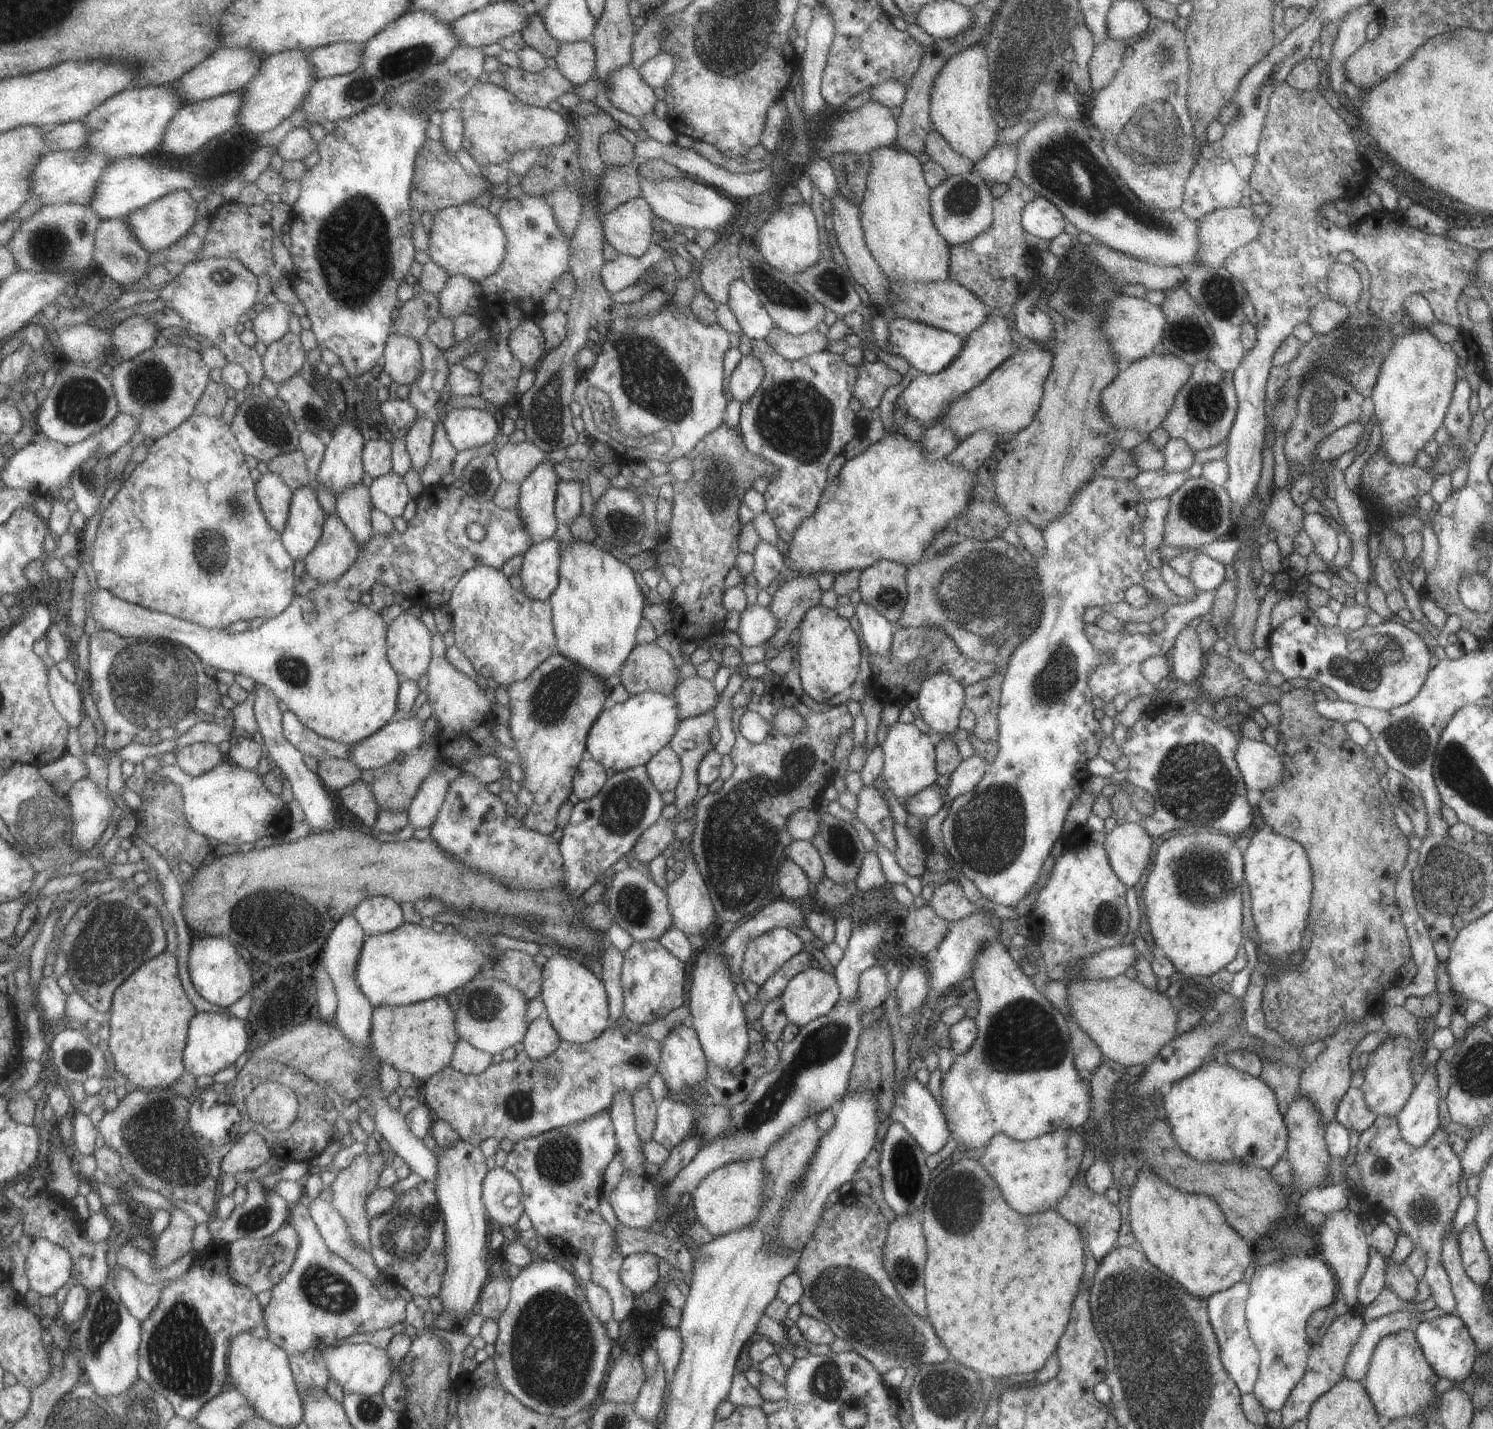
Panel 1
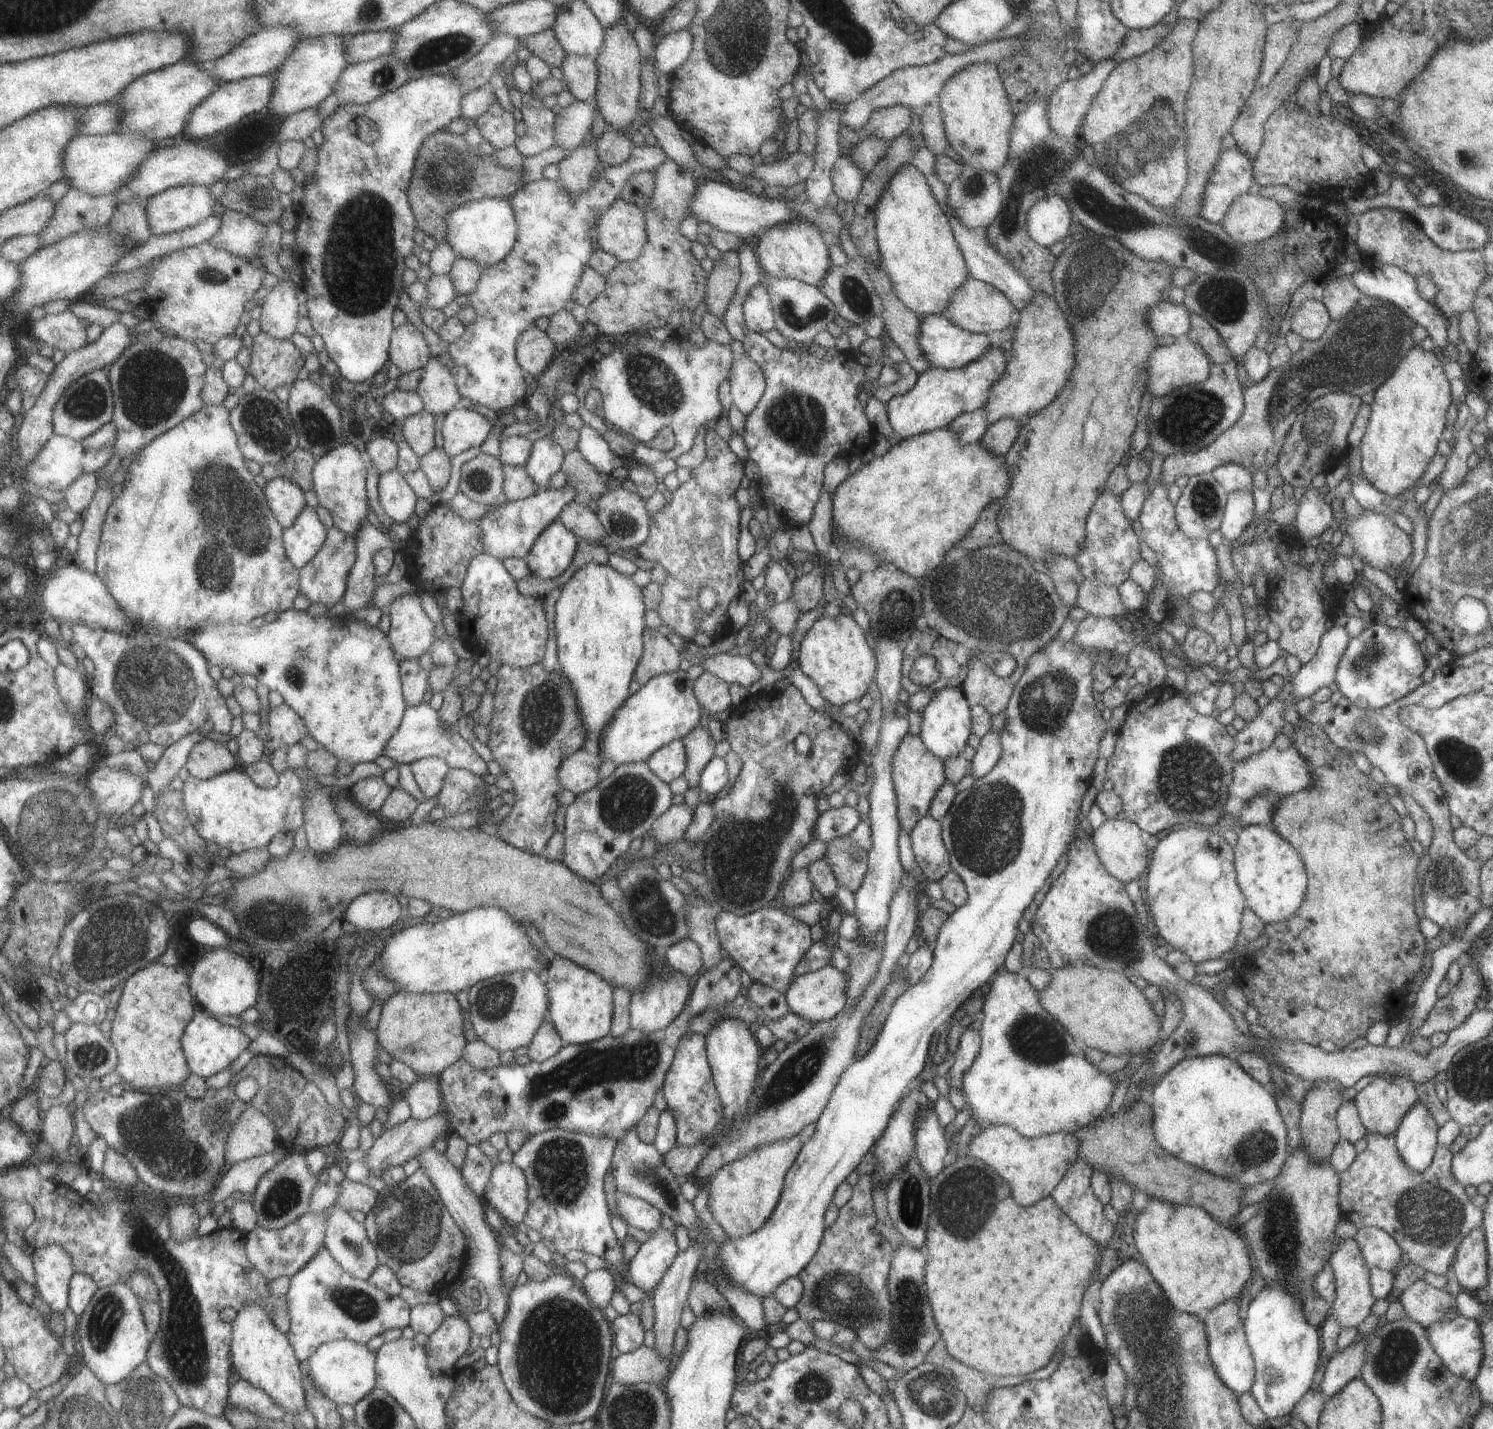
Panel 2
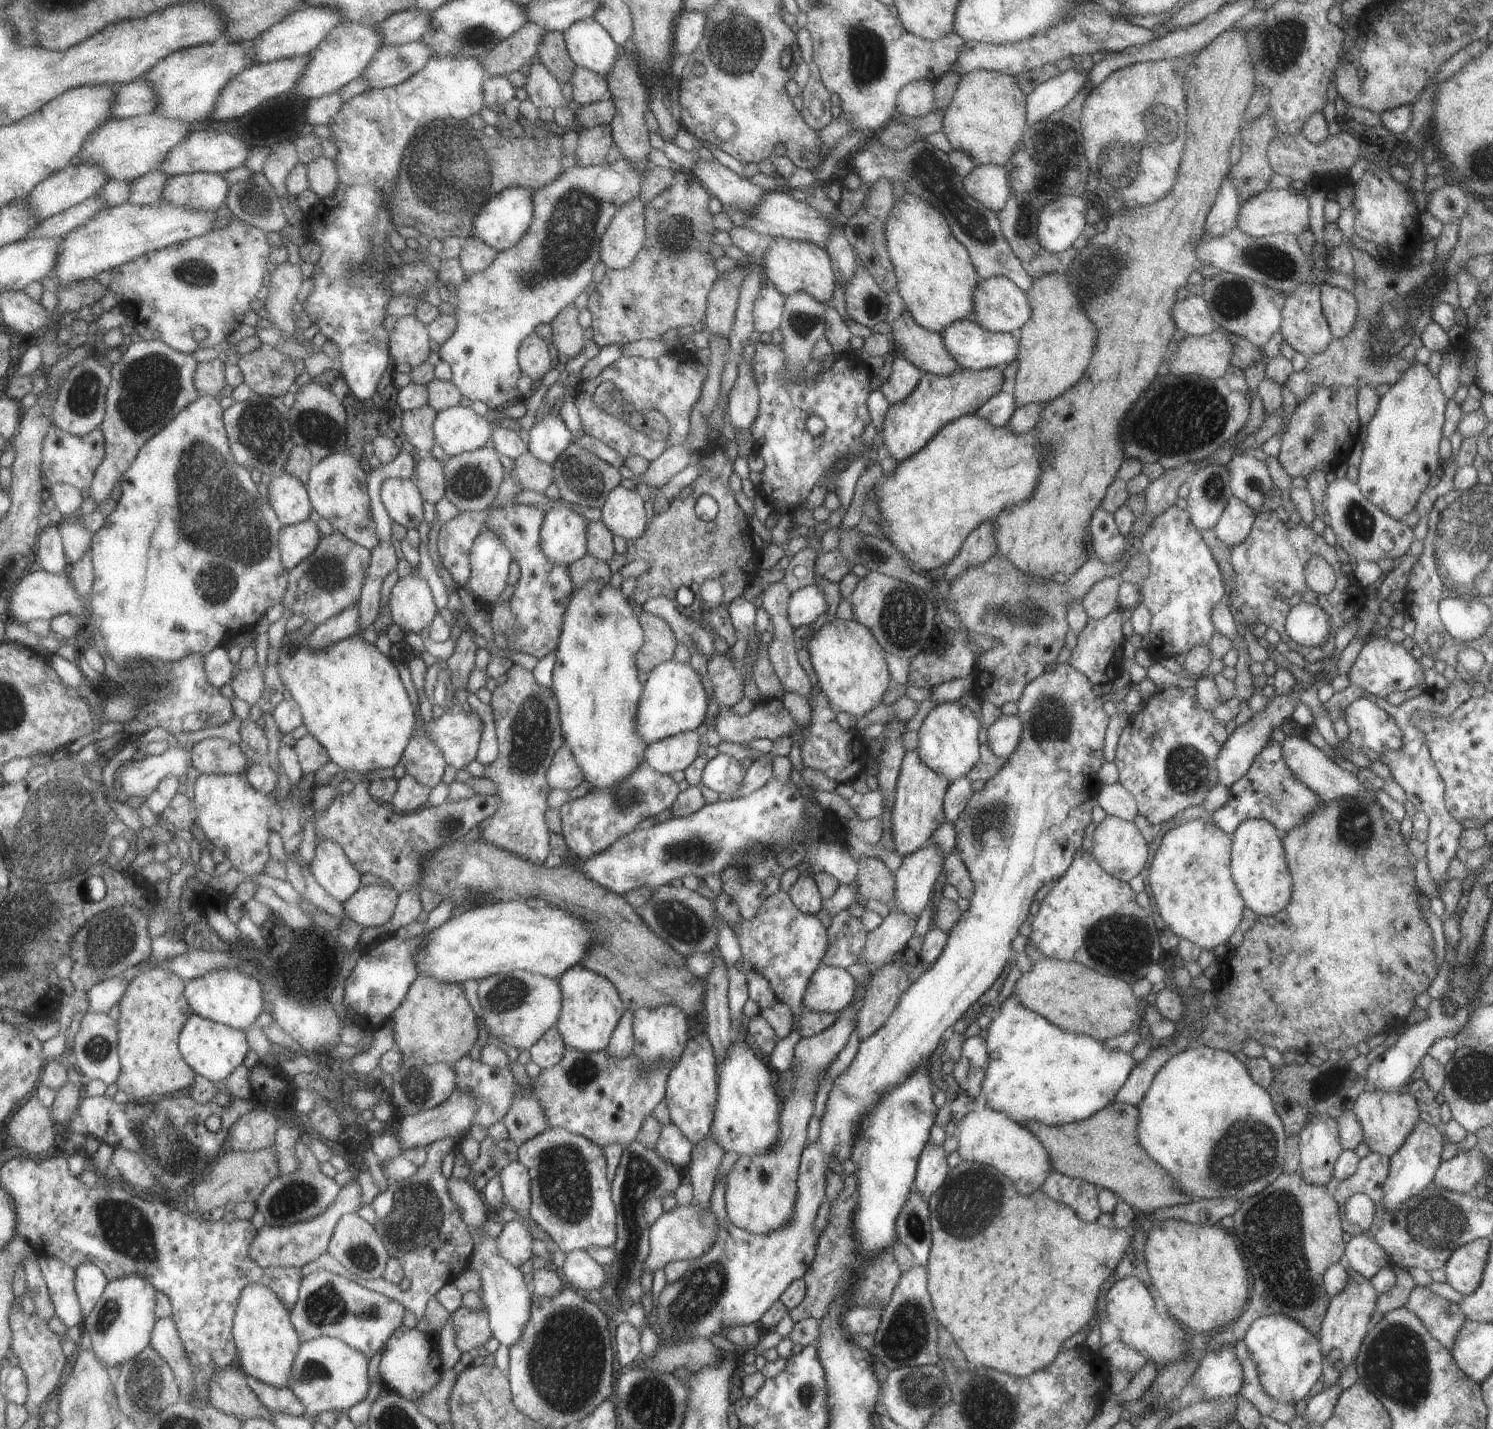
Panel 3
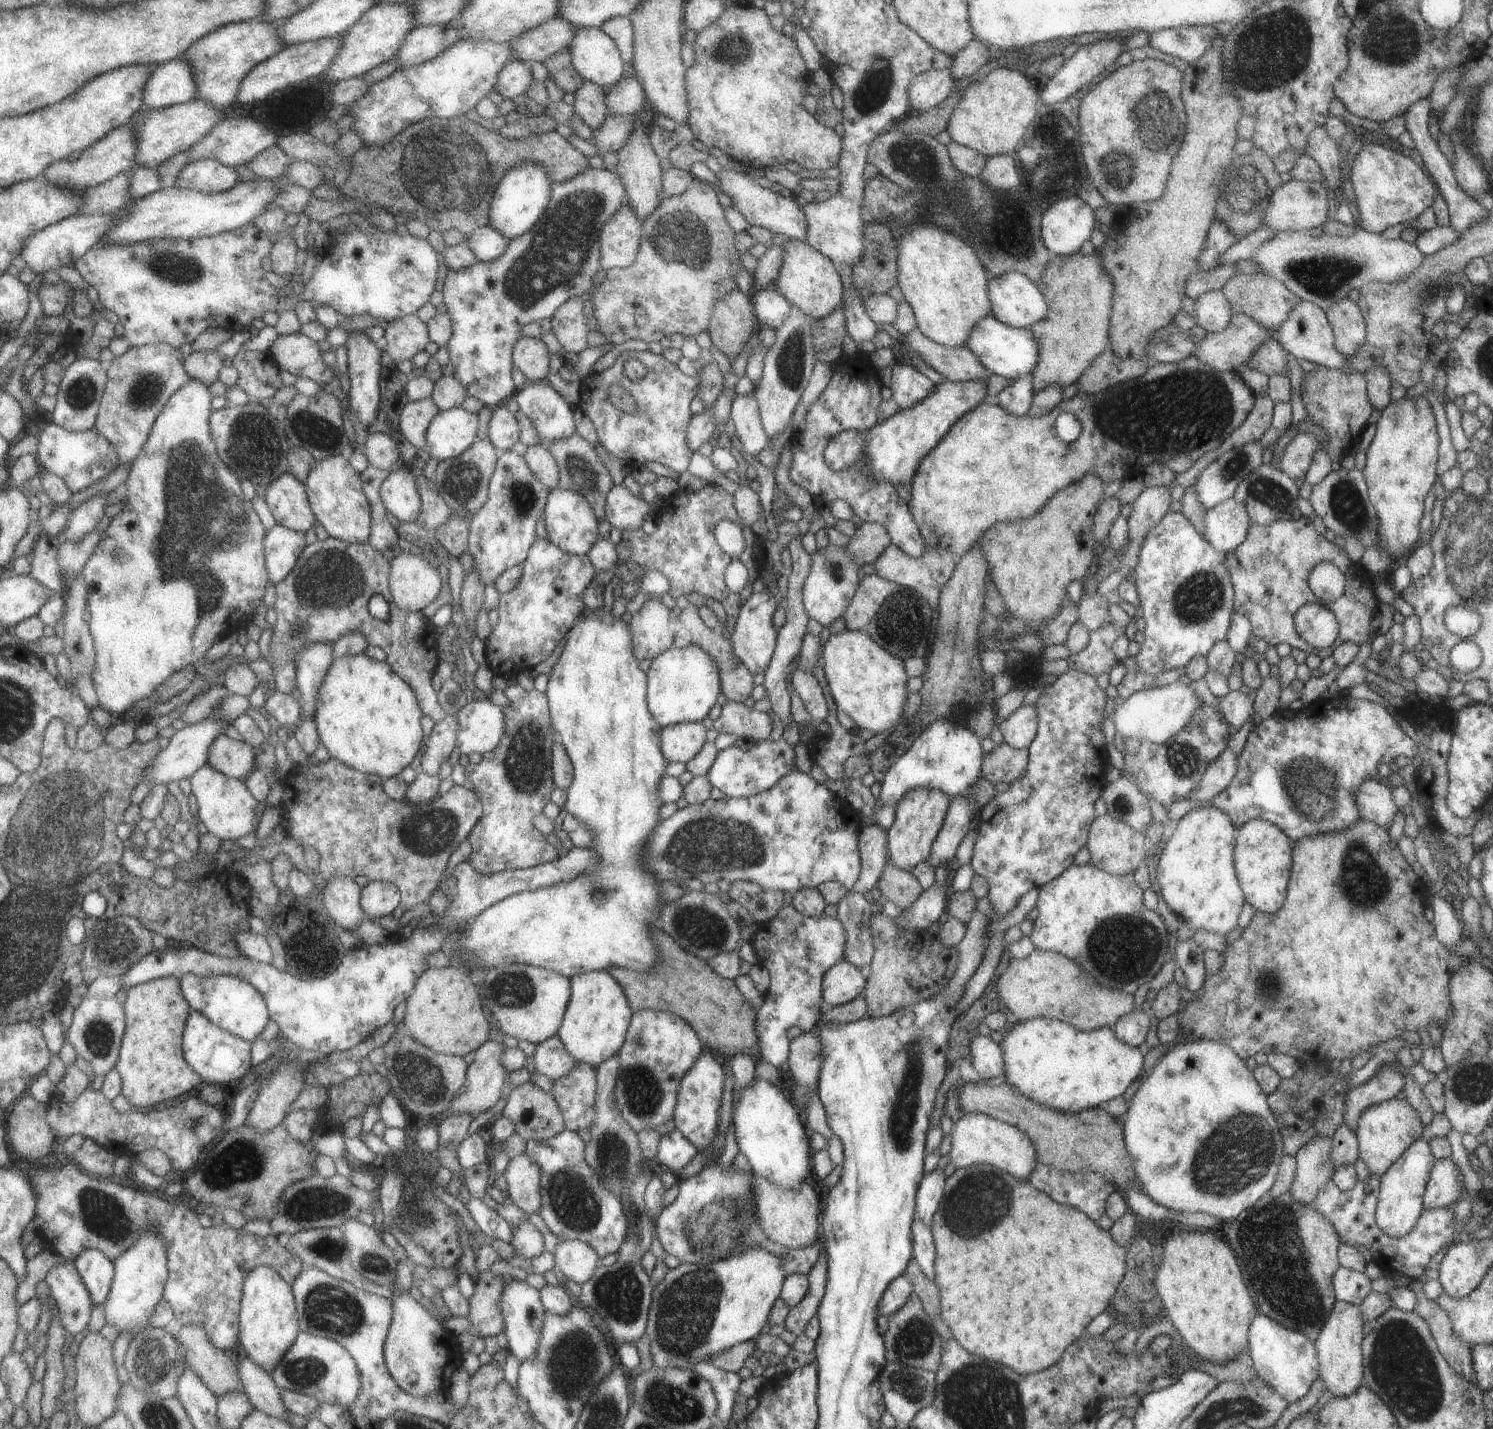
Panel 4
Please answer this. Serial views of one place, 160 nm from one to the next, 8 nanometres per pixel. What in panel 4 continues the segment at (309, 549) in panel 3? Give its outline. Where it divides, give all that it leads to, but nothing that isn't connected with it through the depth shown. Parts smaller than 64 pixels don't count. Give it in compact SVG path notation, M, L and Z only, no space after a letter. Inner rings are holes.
M276 524L265 541L267 568L276 585L287 578L307 548L305 533Z

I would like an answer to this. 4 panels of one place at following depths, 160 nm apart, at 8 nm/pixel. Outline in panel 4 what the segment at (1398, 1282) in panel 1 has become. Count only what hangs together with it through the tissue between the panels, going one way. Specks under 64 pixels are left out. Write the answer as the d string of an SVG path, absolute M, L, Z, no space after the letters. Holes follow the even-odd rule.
M1416 1280L1413 1288L1416 1296L1414 1311L1427 1323L1439 1354L1446 1360L1446 1366L1451 1367L1459 1376L1476 1384L1470 1348L1456 1337L1445 1310L1433 1299L1426 1298L1420 1286L1421 1282Z

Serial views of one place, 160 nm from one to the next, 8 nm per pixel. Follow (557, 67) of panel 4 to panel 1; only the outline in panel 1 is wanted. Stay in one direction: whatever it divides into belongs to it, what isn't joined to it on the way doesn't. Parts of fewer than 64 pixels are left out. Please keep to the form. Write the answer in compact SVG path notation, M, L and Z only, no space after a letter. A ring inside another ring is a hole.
M530 11L529 24L519 32L519 38L523 39L527 46L539 51L546 59L554 58L560 45L545 28L540 14Z

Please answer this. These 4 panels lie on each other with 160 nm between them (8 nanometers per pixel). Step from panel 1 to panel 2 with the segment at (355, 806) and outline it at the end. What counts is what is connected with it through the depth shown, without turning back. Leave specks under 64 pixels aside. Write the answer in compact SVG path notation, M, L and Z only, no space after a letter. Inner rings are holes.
M382 776L365 777L351 787L353 800L379 815L387 797L394 791Z

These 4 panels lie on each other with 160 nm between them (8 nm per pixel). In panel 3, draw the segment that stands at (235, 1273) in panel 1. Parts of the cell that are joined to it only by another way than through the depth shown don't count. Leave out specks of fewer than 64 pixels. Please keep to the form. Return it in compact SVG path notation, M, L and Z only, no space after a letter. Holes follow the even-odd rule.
M357 1181L343 1185L341 1192L337 1195L335 1202L326 1208L321 1214L308 1221L301 1221L286 1227L274 1227L265 1223L257 1233L255 1240L251 1243L249 1254L251 1258L262 1266L269 1267L297 1267L303 1268L305 1264L313 1260L319 1260L325 1252L328 1252L336 1226L342 1216L347 1213L356 1213L364 1206L363 1188Z

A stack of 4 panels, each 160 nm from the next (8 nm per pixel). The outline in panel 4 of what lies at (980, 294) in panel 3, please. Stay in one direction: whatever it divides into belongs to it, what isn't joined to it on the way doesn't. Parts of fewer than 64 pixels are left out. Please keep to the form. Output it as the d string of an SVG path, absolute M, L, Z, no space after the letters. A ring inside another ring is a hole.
M1015 271L987 281L990 315L999 322L1027 329L1045 318L1047 303L1034 282Z

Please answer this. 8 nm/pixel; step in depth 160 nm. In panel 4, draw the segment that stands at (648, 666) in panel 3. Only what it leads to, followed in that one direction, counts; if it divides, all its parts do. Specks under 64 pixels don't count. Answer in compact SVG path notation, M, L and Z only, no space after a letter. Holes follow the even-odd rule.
M653 598L643 601L639 610L631 614L627 620L628 629L632 638L632 651L638 661L645 658L651 661L672 647L677 633L672 623L675 612L663 606L659 599Z

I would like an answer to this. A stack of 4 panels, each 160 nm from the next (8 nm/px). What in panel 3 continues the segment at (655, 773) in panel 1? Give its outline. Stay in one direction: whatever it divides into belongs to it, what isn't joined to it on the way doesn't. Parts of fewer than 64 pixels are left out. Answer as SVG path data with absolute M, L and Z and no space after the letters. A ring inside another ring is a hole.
M687 731L648 744L642 758L655 772L670 775L691 764L697 751L698 734Z

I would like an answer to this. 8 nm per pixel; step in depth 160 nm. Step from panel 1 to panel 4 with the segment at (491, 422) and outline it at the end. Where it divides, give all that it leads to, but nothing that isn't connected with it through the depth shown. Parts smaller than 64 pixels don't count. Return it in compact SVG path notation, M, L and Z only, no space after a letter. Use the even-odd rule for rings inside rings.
M457 407L437 414L427 428L427 452L437 461L458 458L478 442L479 416Z

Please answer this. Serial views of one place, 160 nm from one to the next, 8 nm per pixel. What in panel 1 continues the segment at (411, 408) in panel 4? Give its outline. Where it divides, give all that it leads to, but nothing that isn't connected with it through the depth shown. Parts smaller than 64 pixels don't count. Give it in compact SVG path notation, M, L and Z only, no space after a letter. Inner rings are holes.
M431 414L421 416L410 427L406 434L406 441L411 455L413 469L419 474L429 464L432 457L432 446L436 435L437 423Z

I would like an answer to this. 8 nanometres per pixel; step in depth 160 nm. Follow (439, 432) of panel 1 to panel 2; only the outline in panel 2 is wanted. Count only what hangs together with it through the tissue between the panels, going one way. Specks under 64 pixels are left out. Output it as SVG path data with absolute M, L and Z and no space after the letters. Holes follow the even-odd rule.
M435 447L429 454L420 457L420 468L435 492L435 499L451 478L451 459L444 447Z

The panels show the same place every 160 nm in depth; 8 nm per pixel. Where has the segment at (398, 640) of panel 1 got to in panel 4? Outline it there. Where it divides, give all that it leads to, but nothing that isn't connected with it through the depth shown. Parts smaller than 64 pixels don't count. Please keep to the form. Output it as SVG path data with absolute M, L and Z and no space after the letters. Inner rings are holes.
M402 551L401 554L394 554L391 560L390 587L394 596L394 601L399 608L404 611L420 611L435 602L439 598L439 592L444 587L441 574L437 568L433 568L427 558L422 555L412 555L409 552Z

